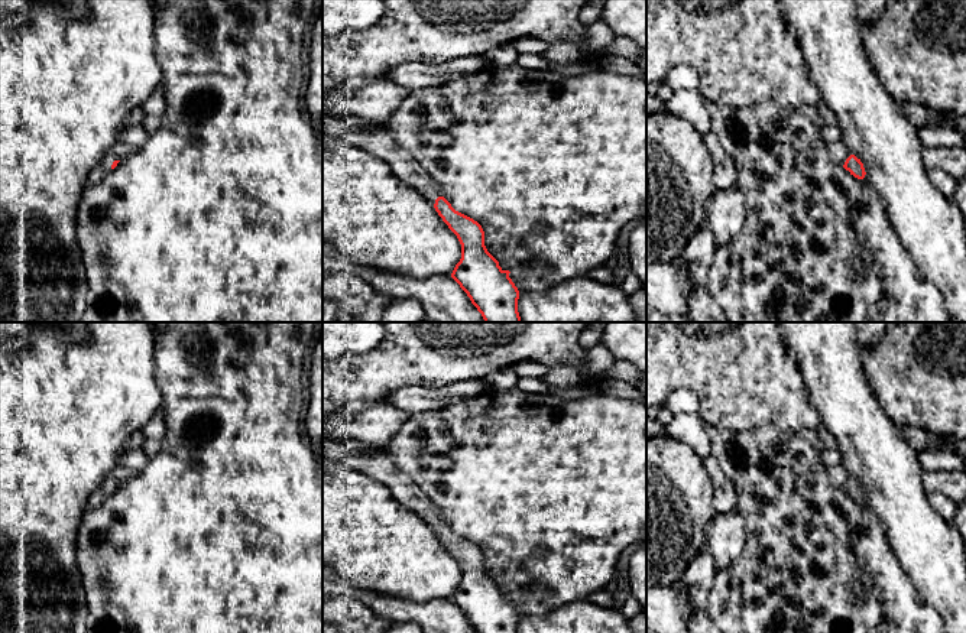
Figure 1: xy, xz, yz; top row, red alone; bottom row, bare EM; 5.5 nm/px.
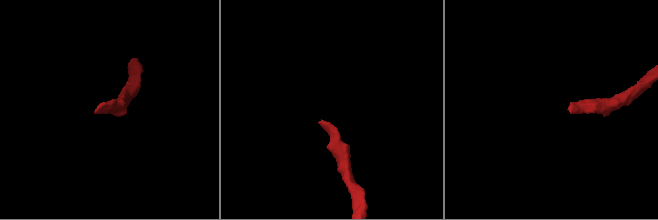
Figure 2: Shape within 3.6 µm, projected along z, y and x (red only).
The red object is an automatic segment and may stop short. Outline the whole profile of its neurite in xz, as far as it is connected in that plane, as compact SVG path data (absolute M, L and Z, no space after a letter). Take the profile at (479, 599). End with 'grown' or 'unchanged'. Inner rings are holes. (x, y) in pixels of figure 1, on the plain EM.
M324 439L322 455L383 484L405 509L421 517L461 568L461 582L451 601L477 633L518 633L519 614L484 569L484 555L473 542L456 535L422 488L402 471L385 448L354 439Z; grown

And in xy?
M119 465L113 473L110 473L103 480L100 487L91 493L90 500L88 500L88 509L100 506L110 493L114 493L117 487L132 475L133 475L132 470L123 465Z; grown

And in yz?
M842 464L827 467L827 474L832 486L843 490L846 494L850 496L850 499L858 503L865 501L866 496L863 487L845 471Z; grown

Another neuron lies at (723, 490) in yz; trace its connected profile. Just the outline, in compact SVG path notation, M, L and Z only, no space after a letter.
M716 458L703 460L706 474L713 486L713 504L717 514L729 514L736 509L736 490L733 483L723 474Z

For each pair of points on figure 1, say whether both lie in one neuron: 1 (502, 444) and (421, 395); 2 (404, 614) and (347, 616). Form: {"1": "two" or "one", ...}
{"1": "two", "2": "two"}

